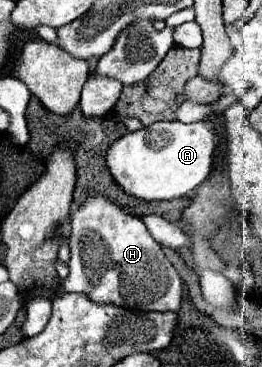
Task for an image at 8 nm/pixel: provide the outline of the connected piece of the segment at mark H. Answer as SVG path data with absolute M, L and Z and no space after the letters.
M90 195L70 213L70 275L62 281L64 291L78 291L96 303L112 303L118 307L140 311L178 311L182 301L182 279L150 235L144 221L126 207L114 203L106 195Z

